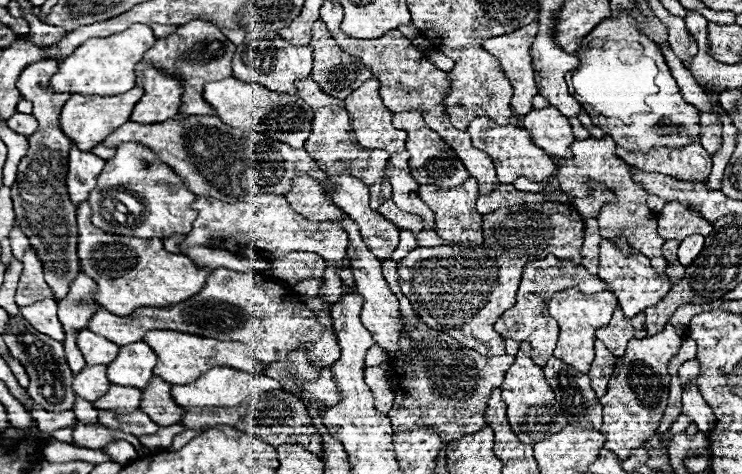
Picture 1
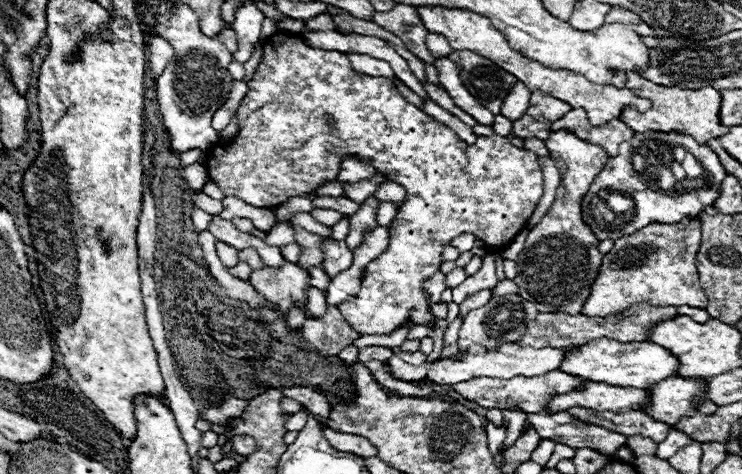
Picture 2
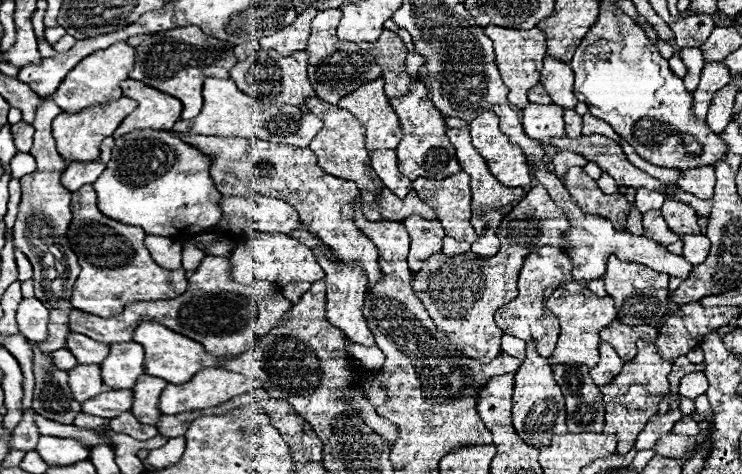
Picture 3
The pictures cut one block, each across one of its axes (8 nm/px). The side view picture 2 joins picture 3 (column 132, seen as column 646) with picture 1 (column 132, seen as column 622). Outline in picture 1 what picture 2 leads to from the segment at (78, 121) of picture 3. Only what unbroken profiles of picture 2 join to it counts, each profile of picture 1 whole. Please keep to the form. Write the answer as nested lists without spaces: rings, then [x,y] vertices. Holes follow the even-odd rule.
[[[132,88],[120,96],[80,96],[72,94],[62,108],[60,114],[60,128],[62,132],[80,148],[92,150],[96,144],[104,142],[114,130],[130,120],[134,104],[142,98],[142,88]]]

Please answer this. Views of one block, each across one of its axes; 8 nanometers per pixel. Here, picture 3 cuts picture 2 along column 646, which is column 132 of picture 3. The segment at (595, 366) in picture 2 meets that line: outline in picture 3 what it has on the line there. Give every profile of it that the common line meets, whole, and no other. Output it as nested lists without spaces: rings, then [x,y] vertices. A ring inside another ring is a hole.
[[[136,342],[112,344],[100,368],[106,386],[114,390],[132,390],[136,380],[144,374],[144,348]]]

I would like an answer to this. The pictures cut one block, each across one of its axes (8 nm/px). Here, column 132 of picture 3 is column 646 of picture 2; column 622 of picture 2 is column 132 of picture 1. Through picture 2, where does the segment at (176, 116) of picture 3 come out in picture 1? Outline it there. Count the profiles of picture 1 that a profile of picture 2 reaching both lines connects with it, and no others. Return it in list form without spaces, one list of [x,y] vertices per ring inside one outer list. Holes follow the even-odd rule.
[[[140,62],[134,70],[136,86],[142,86],[144,96],[134,106],[130,120],[140,124],[156,124],[174,118],[180,108],[182,86],[176,78]]]

